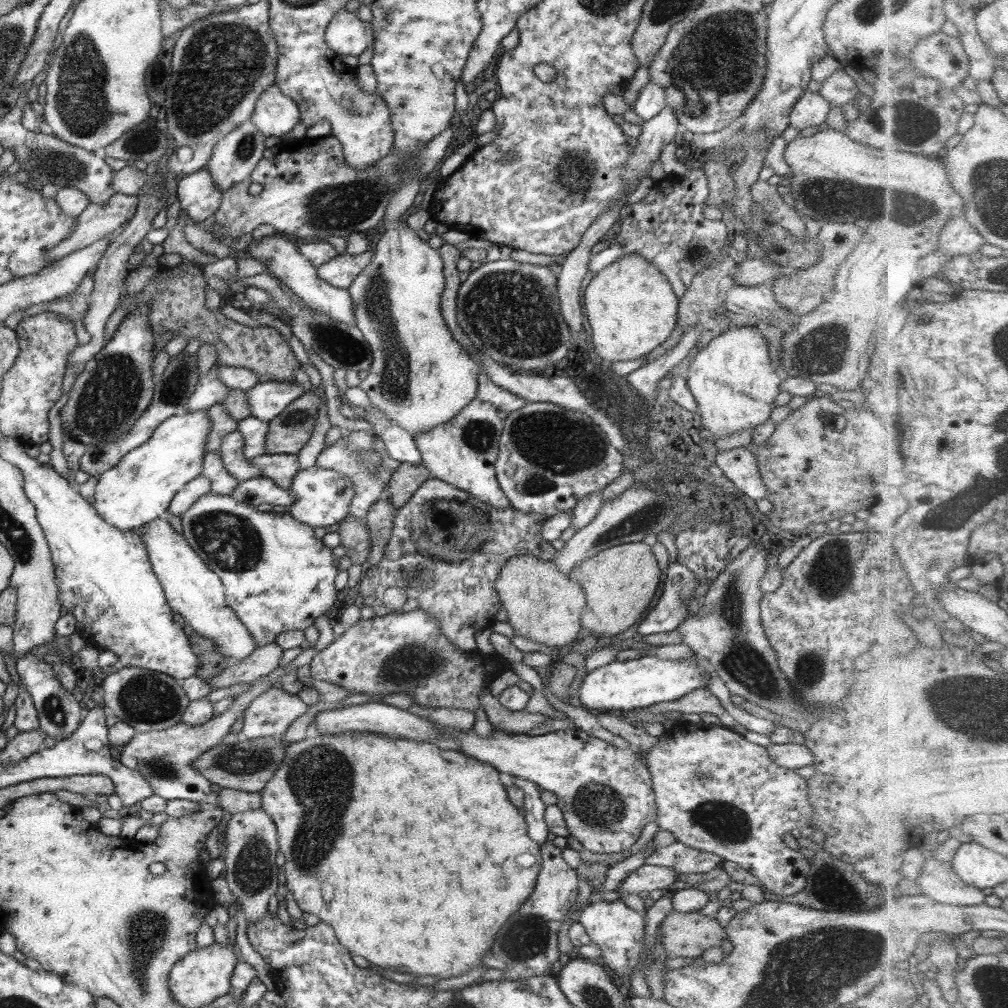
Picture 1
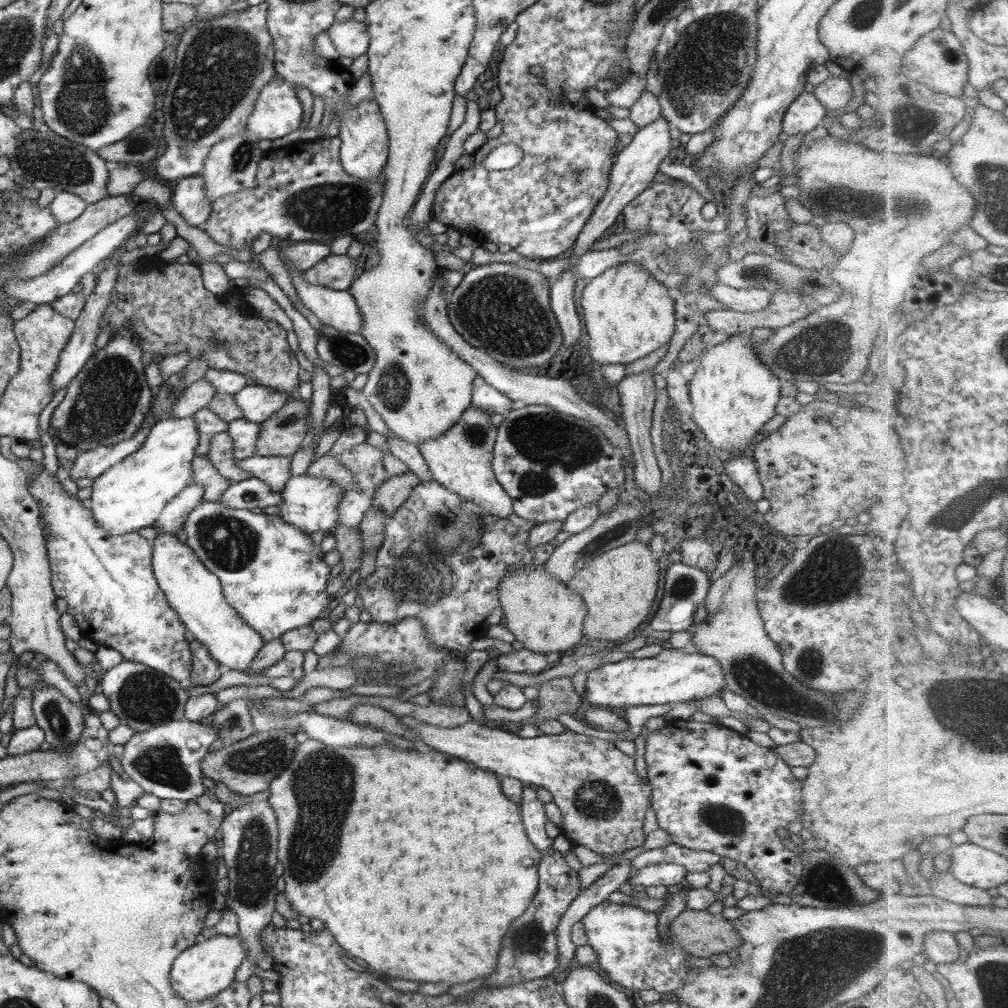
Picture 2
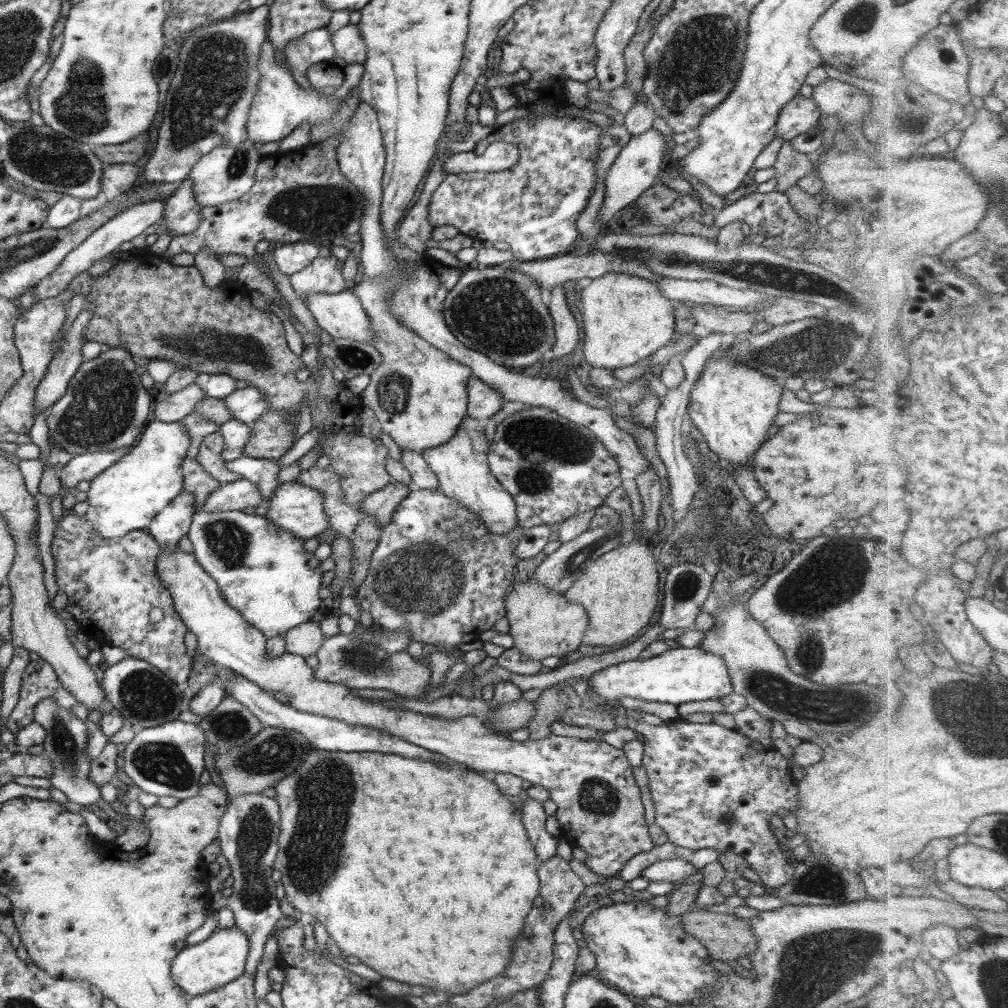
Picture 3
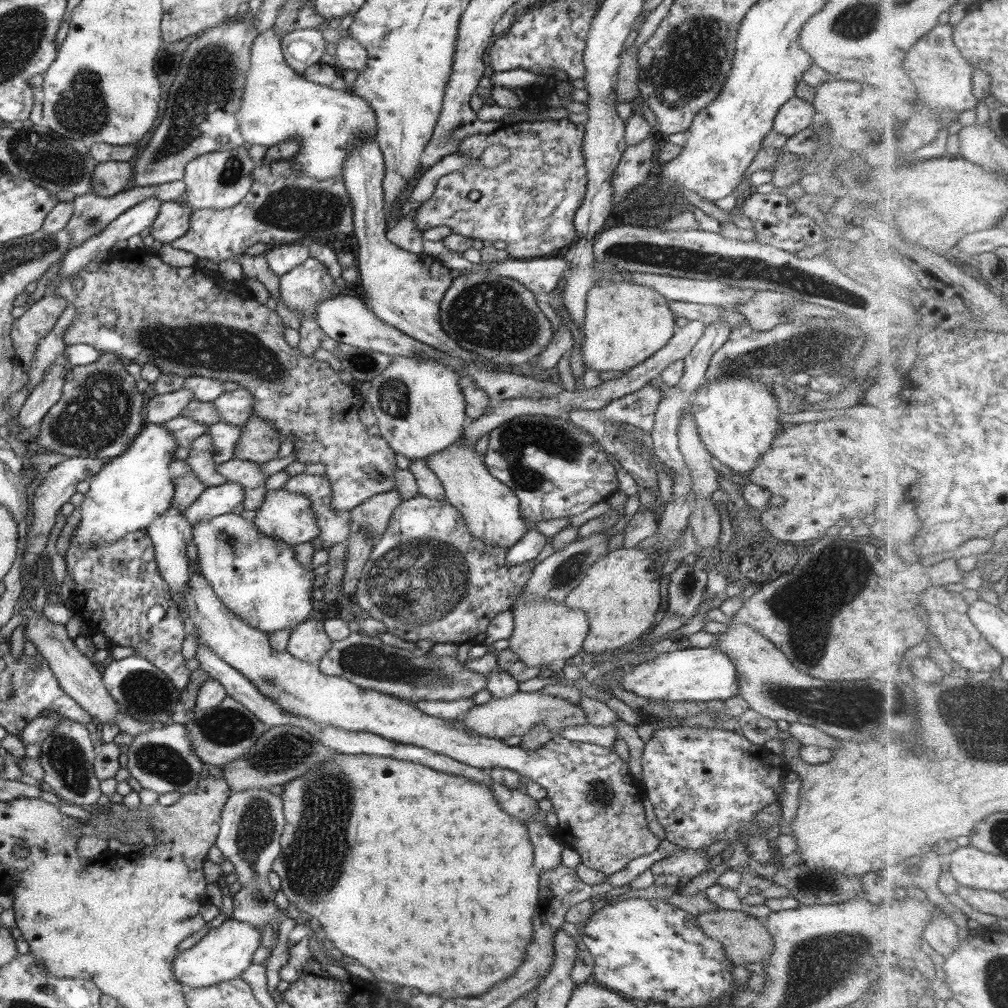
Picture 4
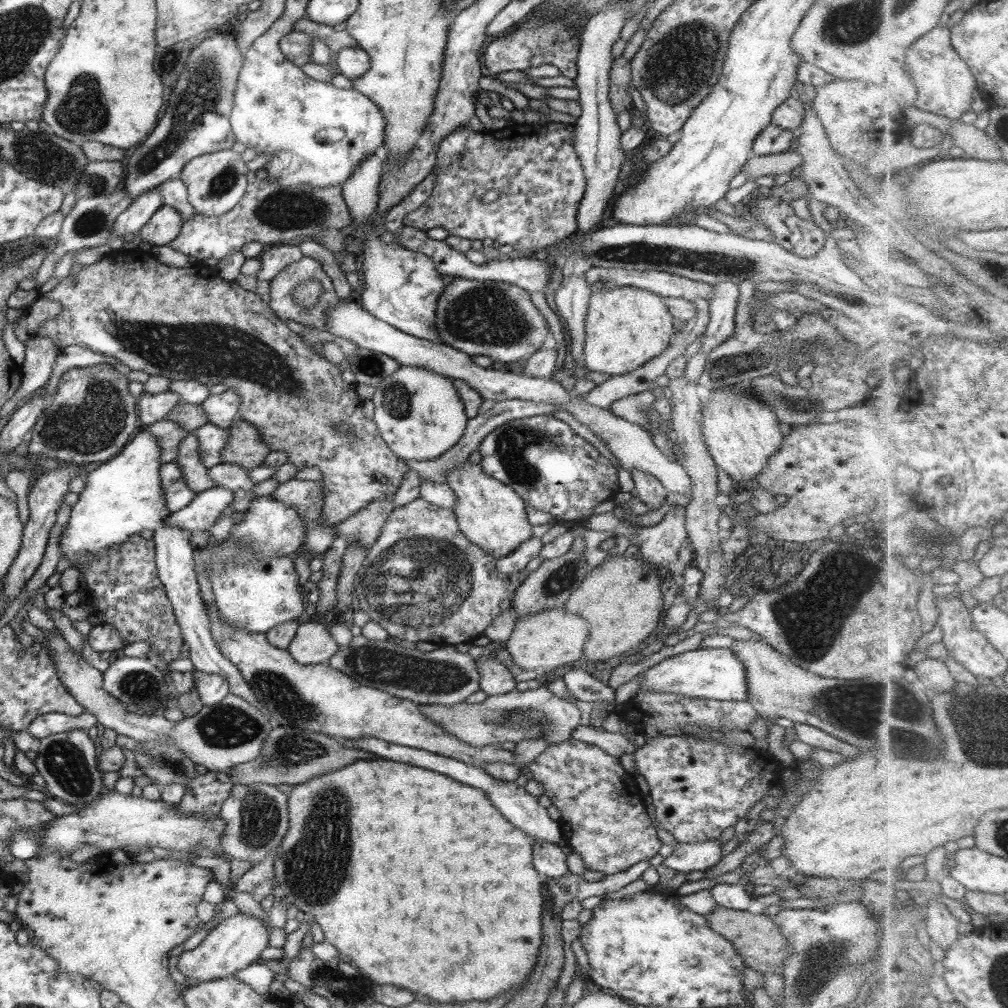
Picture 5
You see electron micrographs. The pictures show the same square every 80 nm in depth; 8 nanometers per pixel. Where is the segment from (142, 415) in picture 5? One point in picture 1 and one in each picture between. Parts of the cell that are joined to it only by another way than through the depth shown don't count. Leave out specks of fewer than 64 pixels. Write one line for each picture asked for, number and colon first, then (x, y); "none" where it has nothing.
1: (209, 390)
2: (198, 395)
3: (178, 405)
4: (161, 408)

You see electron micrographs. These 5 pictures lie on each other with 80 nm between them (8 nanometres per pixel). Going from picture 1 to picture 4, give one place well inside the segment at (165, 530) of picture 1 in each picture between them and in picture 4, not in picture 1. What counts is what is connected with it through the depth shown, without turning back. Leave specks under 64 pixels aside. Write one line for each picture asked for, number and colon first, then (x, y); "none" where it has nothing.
2: (194, 592)
3: (599, 807)
4: (599, 804)

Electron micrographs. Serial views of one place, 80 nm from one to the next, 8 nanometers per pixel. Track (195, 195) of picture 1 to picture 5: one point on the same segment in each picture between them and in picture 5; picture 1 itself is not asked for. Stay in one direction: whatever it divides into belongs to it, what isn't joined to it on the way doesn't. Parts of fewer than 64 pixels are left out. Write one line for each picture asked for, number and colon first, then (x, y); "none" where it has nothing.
2: (188, 199)
3: (181, 215)
4: (173, 221)
5: (164, 227)

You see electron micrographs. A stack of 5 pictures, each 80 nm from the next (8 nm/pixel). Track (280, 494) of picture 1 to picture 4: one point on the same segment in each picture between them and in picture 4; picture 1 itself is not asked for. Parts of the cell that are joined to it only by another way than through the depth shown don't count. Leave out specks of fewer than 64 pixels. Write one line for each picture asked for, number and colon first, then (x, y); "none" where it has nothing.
2: (251, 493)
3: (242, 493)
4: (216, 500)

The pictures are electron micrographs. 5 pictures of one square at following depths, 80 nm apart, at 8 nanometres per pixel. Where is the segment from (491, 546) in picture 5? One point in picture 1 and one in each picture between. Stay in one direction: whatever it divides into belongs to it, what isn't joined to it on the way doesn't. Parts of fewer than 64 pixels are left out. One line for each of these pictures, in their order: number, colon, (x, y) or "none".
1: (462, 452)
2: (460, 459)
3: (460, 465)
4: (491, 510)

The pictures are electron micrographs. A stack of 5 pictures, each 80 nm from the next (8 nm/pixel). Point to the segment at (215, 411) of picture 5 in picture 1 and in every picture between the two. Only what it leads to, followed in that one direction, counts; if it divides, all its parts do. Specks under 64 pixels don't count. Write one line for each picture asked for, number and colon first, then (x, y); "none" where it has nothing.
1: (267, 400)
2: (258, 403)
3: (248, 404)
4: (235, 406)

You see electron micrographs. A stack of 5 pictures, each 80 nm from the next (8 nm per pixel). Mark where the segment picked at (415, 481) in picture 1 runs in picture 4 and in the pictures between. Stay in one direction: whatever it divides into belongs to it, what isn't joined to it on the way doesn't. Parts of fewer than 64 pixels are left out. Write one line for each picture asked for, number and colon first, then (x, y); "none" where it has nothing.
2: (389, 496)
3: (381, 504)
4: (373, 515)

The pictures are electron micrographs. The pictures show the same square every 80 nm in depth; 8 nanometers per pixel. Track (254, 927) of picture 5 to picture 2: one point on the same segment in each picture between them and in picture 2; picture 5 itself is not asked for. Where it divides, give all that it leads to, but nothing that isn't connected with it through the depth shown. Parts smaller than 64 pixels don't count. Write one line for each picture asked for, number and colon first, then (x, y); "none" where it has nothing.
2: (208, 967)
3: (218, 960)
4: (225, 952)

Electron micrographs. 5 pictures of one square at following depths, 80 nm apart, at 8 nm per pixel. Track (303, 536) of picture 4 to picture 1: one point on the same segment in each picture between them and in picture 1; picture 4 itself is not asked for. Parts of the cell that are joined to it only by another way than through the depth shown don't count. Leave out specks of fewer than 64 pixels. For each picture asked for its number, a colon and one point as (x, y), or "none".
1: (322, 497)
2: (311, 503)
3: (296, 508)

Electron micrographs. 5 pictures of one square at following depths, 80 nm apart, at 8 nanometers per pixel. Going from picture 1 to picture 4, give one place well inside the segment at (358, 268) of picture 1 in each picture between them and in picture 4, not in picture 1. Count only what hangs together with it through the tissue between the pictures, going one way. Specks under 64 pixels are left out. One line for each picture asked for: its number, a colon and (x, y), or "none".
2: (337, 272)
3: (324, 274)
4: (301, 290)

